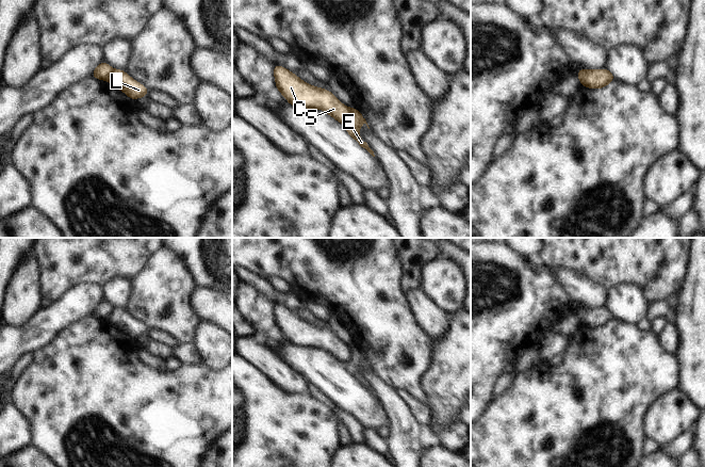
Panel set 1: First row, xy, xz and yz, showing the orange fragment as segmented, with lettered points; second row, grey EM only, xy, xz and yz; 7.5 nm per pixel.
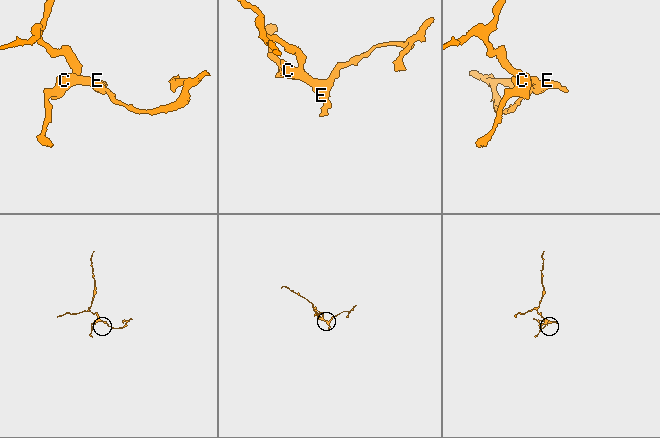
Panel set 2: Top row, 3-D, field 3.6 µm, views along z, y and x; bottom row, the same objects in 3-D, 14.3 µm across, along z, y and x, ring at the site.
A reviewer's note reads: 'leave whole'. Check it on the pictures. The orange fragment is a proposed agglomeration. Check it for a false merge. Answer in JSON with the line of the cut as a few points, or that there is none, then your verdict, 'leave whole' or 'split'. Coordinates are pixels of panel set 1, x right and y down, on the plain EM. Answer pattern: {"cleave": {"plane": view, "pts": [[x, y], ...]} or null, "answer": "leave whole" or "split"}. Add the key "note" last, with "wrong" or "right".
{"cleave": {"plane": "xz", "pts": [[350, 348], [350, 357], [345, 363]]}, "answer": "split", "note": "wrong"}

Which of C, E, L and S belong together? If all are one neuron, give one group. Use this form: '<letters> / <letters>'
C S / E L

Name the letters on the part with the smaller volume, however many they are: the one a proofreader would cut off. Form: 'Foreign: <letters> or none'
Foreign: E, L

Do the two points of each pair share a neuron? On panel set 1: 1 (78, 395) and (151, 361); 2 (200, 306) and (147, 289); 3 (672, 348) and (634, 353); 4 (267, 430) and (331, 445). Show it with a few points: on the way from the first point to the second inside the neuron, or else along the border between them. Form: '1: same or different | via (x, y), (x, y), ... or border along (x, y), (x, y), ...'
1: different | border along (135, 351), (135, 354), (145, 365), (163, 369)
2: different | border along (195, 286), (191, 296), (191, 309), (197, 319)
3: different | border along (656, 329), (659, 344), (667, 352), (675, 355)
4: same | via (283, 440), (315, 441)

